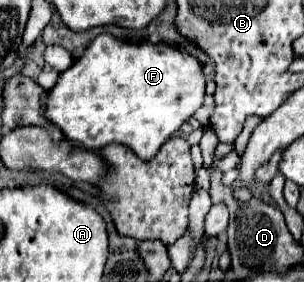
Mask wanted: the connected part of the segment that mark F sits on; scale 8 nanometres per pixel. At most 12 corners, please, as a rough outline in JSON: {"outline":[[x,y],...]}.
{"outline":[[101,33],[45,117],[141,159],[203,105],[203,65]]}

